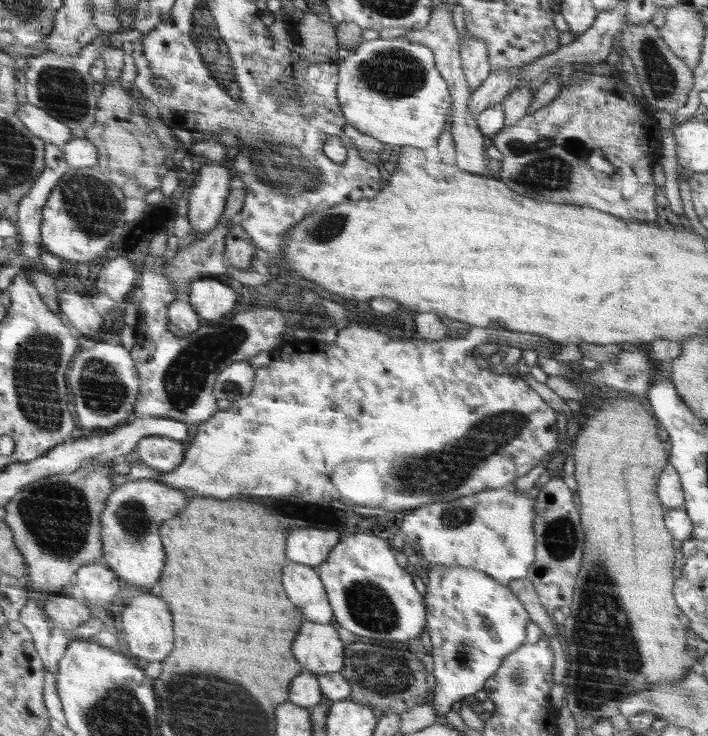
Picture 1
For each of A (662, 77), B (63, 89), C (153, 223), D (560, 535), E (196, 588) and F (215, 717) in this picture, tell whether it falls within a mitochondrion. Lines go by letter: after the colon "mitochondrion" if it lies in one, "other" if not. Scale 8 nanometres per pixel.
A: mitochondrion
B: mitochondrion
C: other
D: mitochondrion
E: other
F: mitochondrion

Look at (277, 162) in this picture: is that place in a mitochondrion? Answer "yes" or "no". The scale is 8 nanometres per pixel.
yes

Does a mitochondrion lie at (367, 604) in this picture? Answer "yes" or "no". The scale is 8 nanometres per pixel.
yes

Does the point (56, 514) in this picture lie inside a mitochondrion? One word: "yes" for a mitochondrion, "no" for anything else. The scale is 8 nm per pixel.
yes

